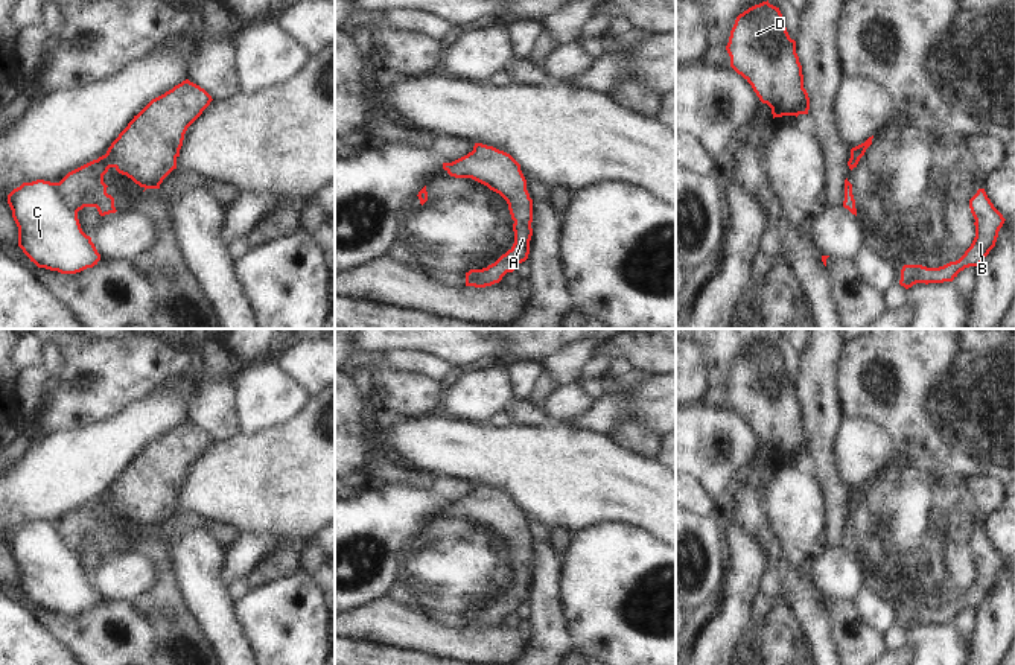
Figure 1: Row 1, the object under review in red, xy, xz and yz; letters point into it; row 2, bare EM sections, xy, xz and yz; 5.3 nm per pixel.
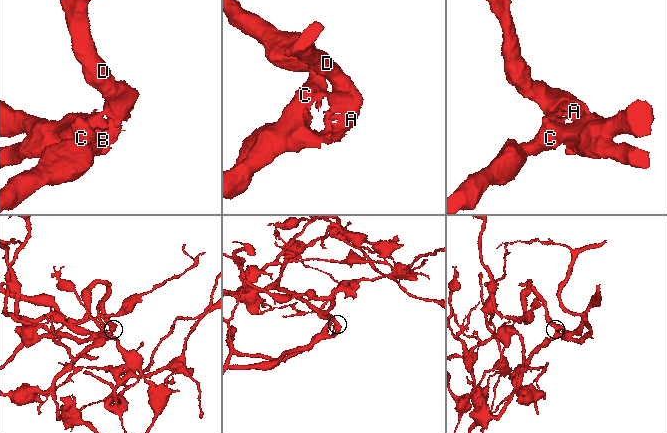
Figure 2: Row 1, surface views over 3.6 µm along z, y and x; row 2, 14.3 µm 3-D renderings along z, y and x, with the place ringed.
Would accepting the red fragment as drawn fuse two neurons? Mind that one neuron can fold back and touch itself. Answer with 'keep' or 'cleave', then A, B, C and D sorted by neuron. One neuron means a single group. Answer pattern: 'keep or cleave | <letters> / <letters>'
cleave | A B D / C

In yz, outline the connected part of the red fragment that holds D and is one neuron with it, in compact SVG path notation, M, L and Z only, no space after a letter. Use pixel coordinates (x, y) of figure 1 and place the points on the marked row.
M767 0L740 14L726 50L730 67L772 108L773 119L808 114L810 97L796 41L790 38L779 8Z

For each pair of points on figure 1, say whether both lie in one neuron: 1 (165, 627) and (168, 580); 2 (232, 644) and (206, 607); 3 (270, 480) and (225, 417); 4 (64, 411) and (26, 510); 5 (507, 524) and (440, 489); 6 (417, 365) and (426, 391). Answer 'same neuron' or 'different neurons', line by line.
1: same neuron
2: same neuron
3: different neurons
4: different neurons
5: different neurons
6: different neurons

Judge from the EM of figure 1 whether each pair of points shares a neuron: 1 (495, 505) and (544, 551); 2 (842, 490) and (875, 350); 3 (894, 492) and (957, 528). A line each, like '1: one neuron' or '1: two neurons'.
1: two neurons
2: two neurons
3: one neuron

